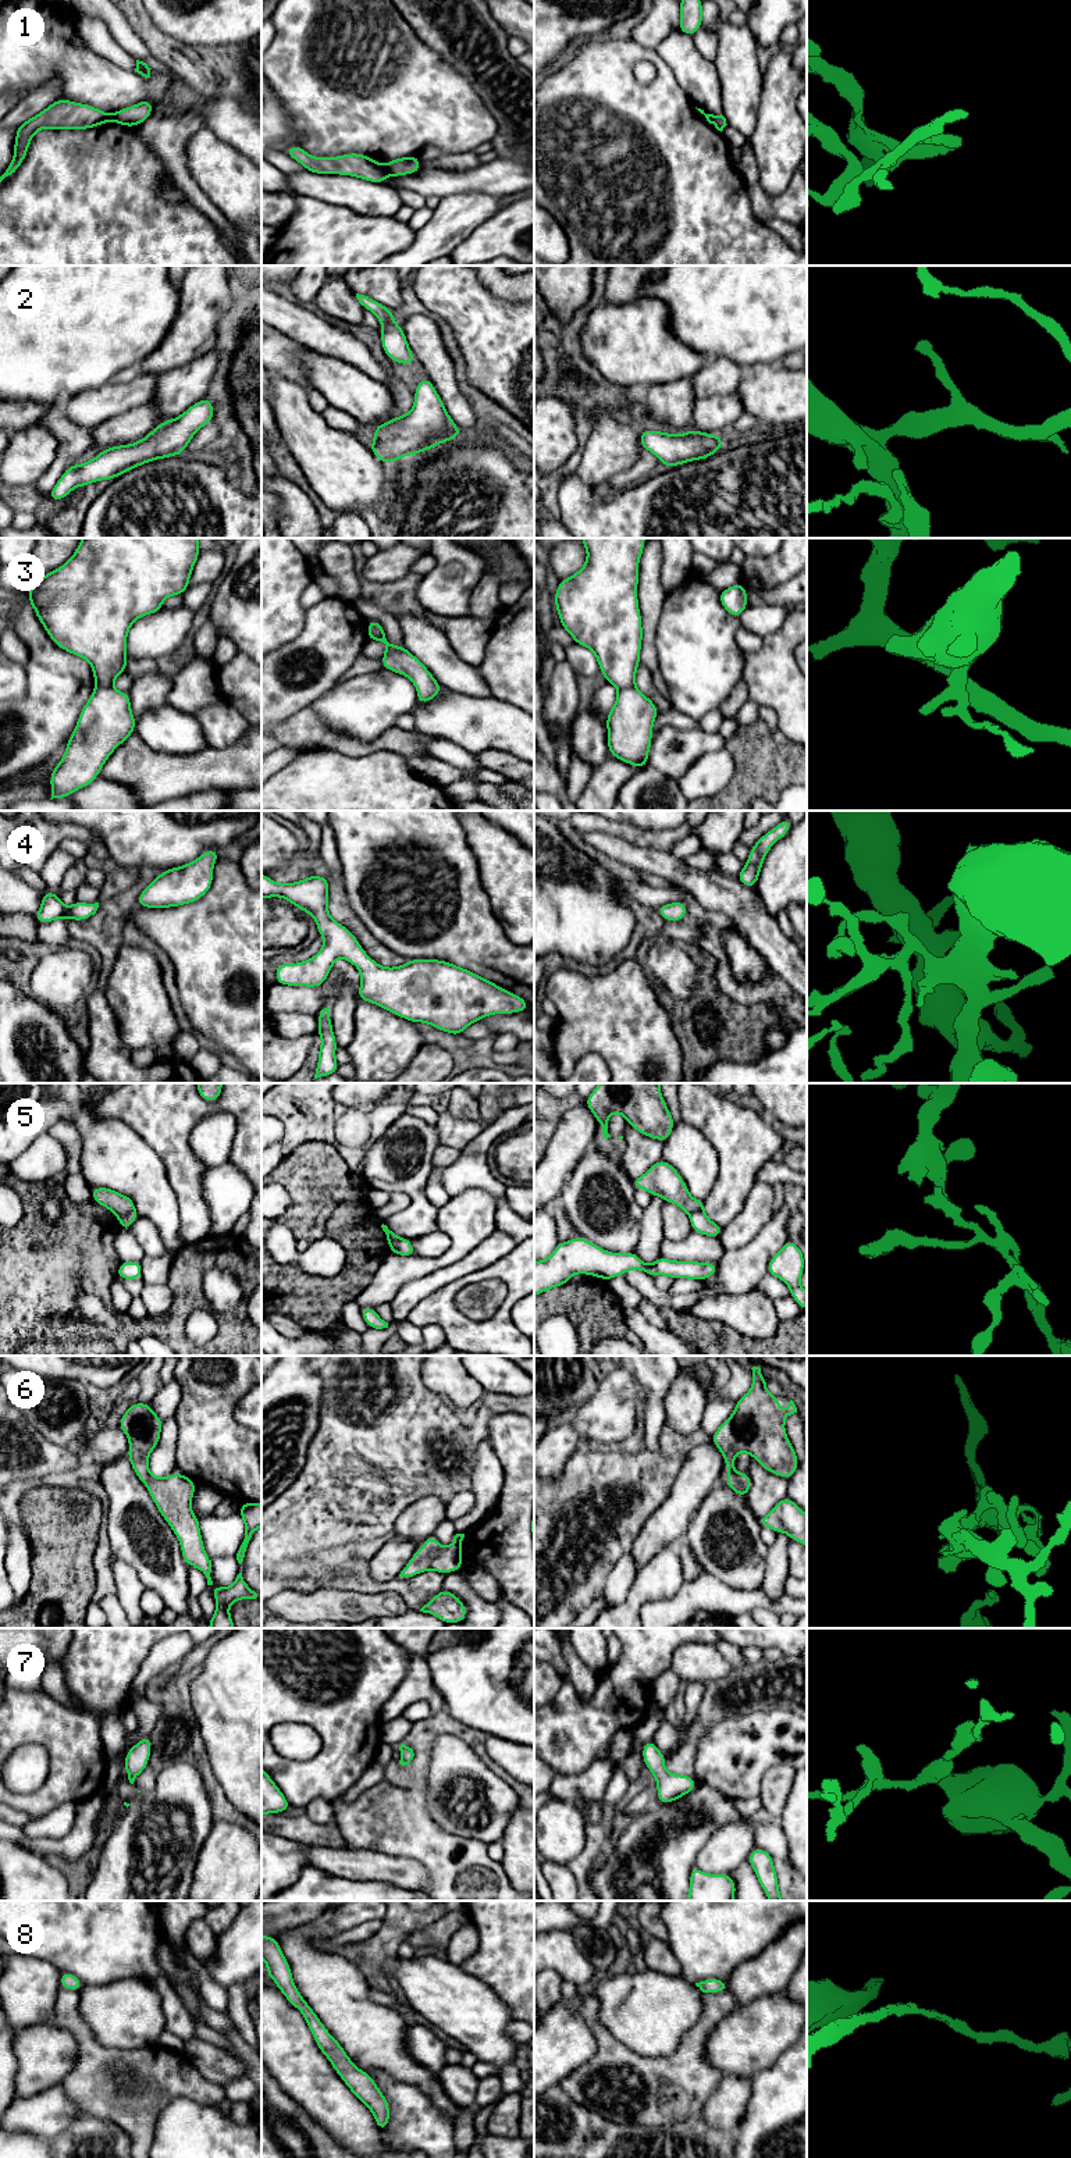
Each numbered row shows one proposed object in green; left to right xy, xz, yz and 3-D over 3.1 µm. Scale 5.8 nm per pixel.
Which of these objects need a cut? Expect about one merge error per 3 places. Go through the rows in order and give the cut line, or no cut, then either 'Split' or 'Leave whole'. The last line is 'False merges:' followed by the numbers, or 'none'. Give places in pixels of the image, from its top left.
1: Split along xz (381, 164), (387, 174). Split
2: No split. Leave whole
3: Split along yz (634, 684), (619, 690). Split
4: No split. Leave whole
5: Split along xy (134, 1209), (118, 1217). Split
6: No split. Leave whole
7: No split. Leave whole
8: No split. Leave whole
False merges: 1, 3, 5

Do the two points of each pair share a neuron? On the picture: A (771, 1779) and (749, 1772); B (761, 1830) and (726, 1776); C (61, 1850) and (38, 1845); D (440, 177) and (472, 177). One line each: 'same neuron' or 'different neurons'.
A: different neurons
B: different neurons
C: same neuron
D: same neuron

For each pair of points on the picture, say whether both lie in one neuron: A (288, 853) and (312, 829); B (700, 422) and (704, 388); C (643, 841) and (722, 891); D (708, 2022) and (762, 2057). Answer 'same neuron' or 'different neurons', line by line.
A: different neurons
B: different neurons
C: different neurons
D: different neurons

